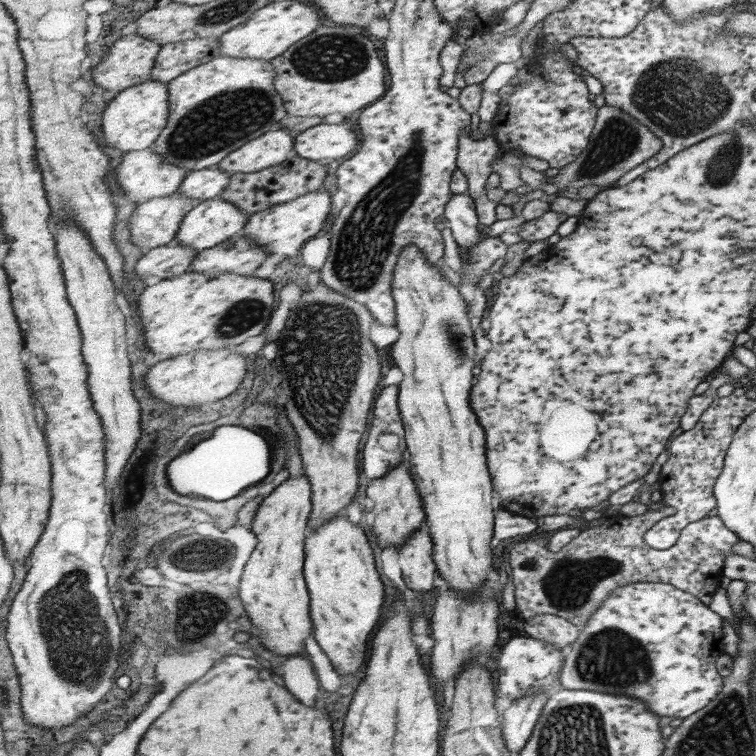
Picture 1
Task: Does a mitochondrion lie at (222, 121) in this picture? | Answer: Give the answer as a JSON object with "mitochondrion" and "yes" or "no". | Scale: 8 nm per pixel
{"mitochondrion":"yes"}

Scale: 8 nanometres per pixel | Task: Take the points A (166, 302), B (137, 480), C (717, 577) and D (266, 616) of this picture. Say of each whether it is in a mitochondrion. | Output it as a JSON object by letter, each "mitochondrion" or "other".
{"A":"other","B":"other","C":"other","D":"other"}

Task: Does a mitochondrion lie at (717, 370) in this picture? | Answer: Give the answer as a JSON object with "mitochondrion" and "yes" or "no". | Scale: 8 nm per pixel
{"mitochondrion":"no"}

